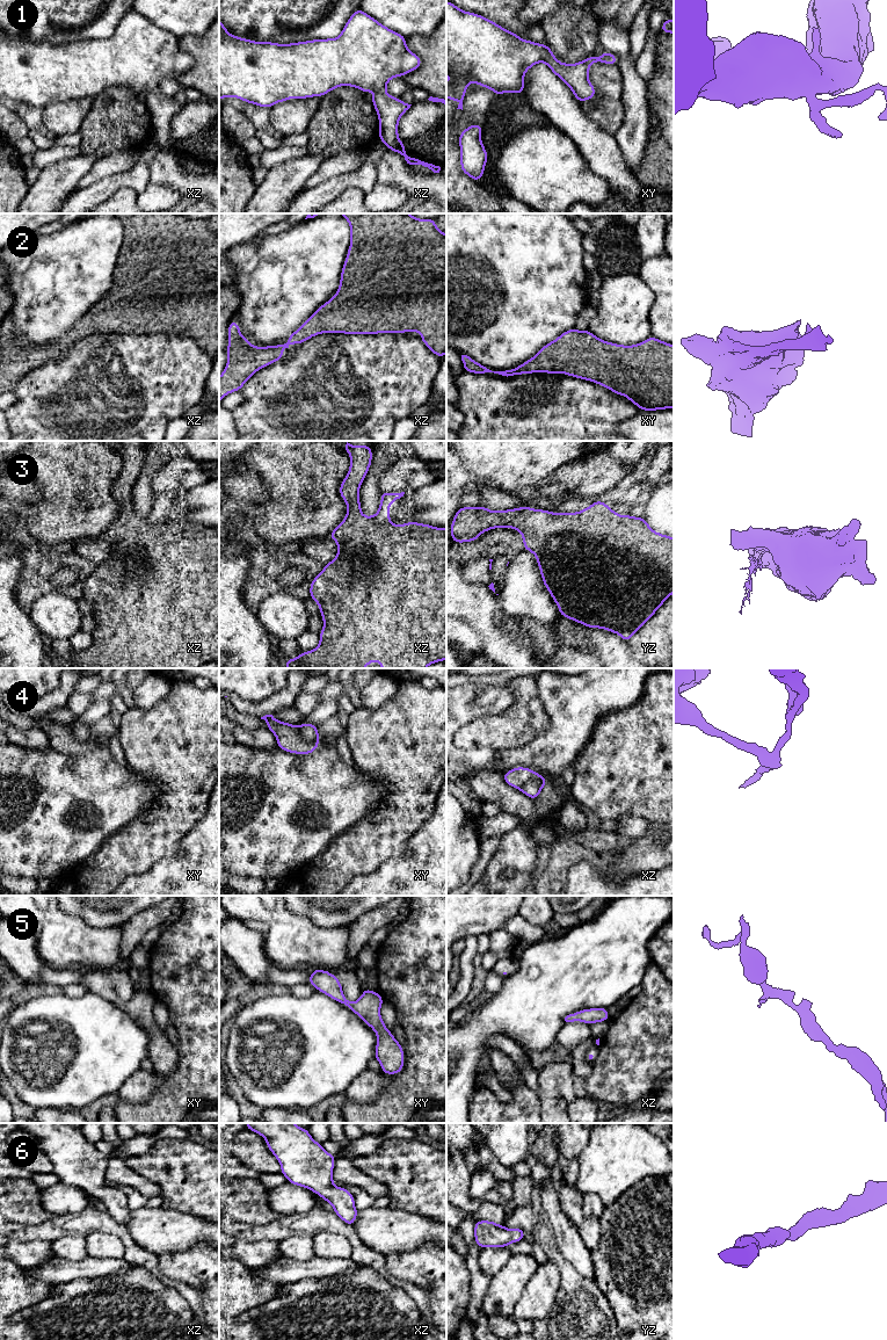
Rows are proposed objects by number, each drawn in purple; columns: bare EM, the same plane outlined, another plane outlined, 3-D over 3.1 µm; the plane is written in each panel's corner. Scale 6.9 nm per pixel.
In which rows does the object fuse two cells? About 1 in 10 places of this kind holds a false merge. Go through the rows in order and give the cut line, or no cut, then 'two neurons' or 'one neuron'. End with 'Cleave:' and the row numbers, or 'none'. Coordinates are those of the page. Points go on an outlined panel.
1: no cut | one neuron
2: no cut | one neuron
3: no cut | one neuron
4: xy (298, 728), (299, 736), (304, 740), (318, 741) | two neurons
5: no cut | one neuron
6: no cut | one neuron
Cleave: 4

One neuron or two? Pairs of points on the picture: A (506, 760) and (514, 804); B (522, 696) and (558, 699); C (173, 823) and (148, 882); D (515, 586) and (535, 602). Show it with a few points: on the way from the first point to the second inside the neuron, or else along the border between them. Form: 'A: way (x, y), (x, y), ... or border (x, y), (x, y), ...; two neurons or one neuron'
A: border (475, 770), (493, 770), (502, 775); two neurons
B: border (536, 680), (536, 692), (549, 723); two neurons
C: border (179, 846), (173, 855), (132, 875); two neurons
D: way (520, 589), (530, 598); one neuron

